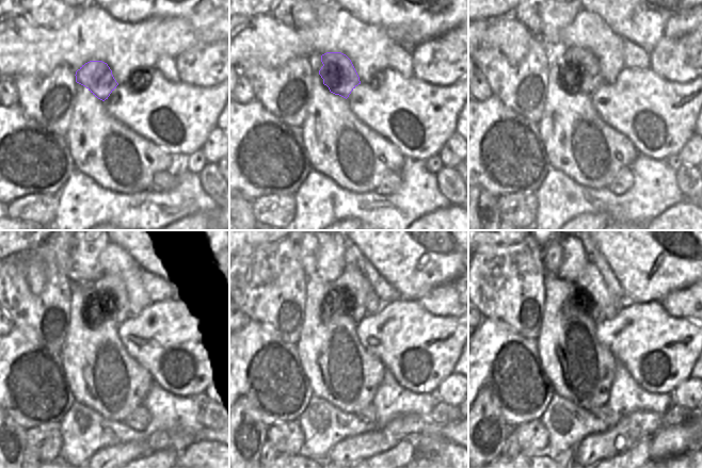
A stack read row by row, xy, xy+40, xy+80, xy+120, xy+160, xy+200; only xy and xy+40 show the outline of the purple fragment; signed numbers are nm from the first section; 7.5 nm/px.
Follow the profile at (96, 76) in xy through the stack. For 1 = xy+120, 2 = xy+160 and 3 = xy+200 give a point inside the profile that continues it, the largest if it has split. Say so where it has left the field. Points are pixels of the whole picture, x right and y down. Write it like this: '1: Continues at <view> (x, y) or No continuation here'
1: Continues at xy+120 (112, 295)
2: Continues at xy+160 (353, 289)
3: Continues at xy+200 (593, 296)

